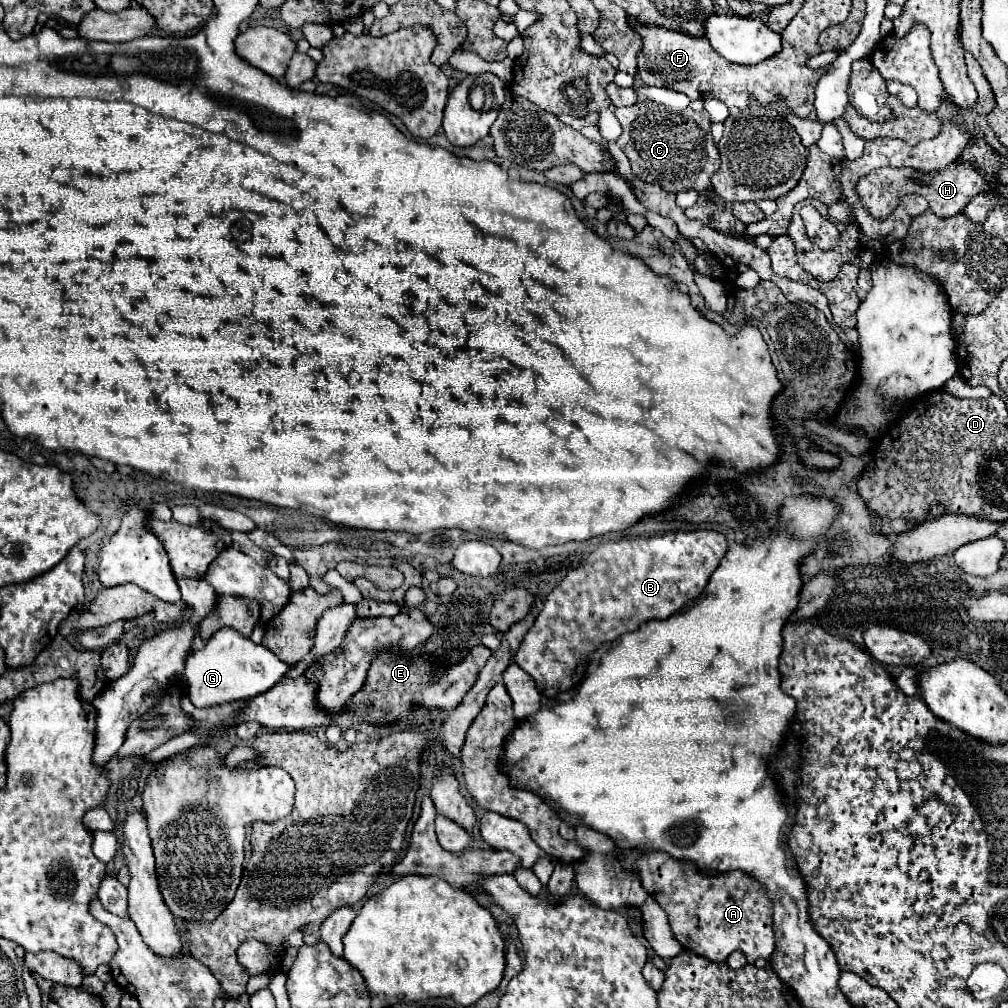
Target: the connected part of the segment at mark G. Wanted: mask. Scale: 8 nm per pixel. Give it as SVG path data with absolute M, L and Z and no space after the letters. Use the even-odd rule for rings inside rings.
M229 626L219 628L201 650L193 650L185 662L183 684L189 700L197 708L207 708L225 702L243 702L255 698L255 694L267 692L271 686L281 682L281 678L293 668L293 664L281 662L271 650L243 638L237 630Z

